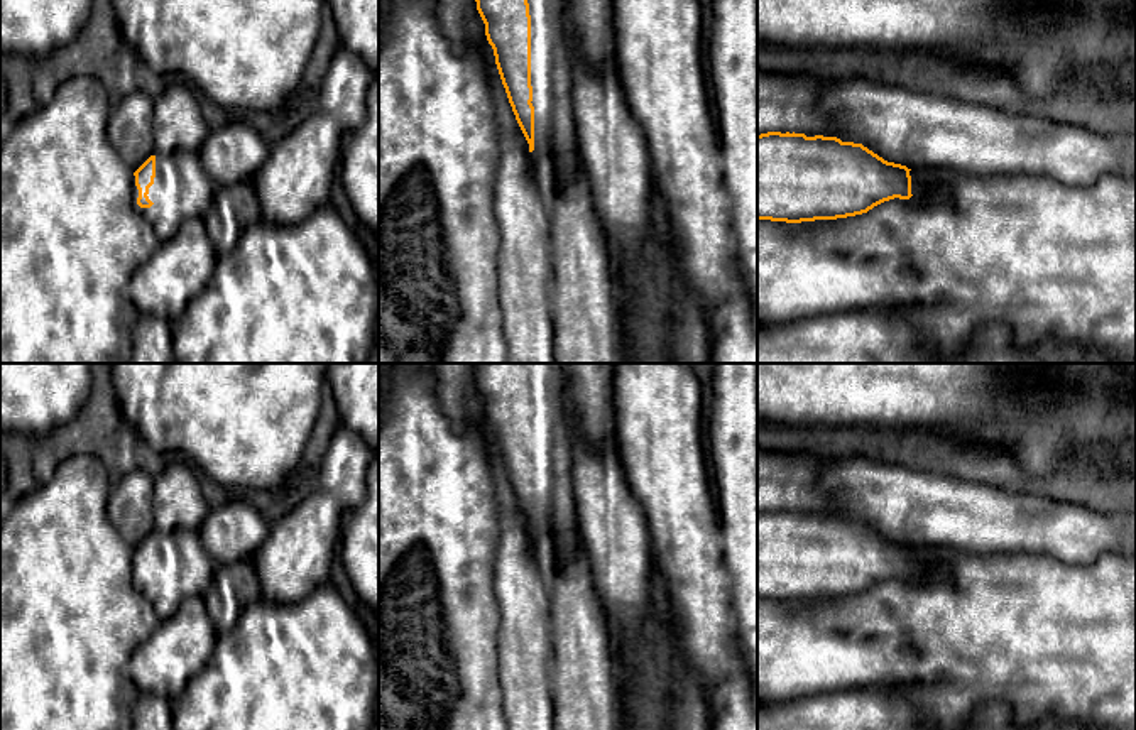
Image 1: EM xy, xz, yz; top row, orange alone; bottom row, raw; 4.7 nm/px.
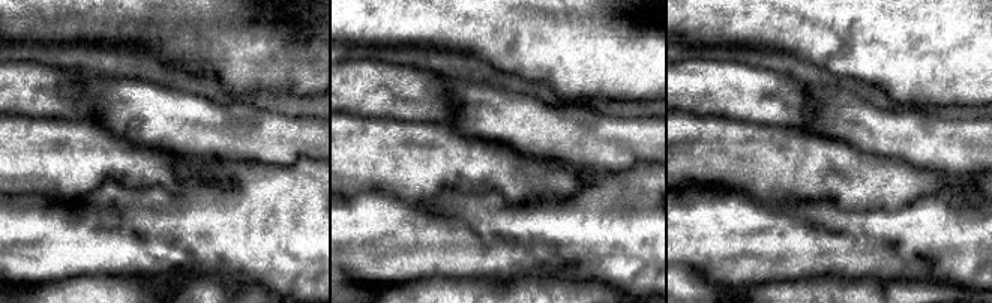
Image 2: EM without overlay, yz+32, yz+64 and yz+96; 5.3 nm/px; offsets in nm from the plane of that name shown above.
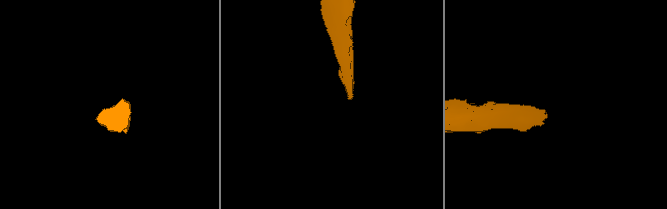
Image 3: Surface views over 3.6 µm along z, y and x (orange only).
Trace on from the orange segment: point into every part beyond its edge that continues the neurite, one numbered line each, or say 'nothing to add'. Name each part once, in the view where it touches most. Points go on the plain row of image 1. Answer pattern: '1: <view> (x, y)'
1: xz (551, 440)

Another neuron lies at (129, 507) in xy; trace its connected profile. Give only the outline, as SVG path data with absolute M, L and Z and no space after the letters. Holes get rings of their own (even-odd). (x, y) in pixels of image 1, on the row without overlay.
M137 468L110 488L106 517L132 548L152 531L152 498L154 478Z

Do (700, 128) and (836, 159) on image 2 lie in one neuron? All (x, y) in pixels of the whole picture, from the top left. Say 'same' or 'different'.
same

